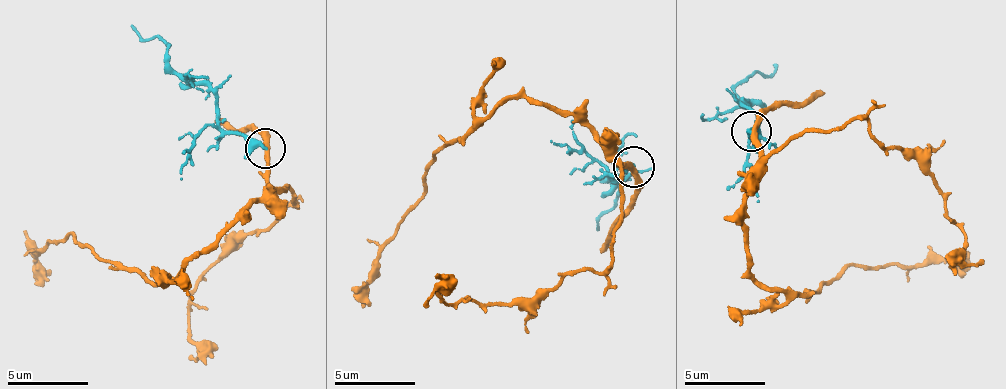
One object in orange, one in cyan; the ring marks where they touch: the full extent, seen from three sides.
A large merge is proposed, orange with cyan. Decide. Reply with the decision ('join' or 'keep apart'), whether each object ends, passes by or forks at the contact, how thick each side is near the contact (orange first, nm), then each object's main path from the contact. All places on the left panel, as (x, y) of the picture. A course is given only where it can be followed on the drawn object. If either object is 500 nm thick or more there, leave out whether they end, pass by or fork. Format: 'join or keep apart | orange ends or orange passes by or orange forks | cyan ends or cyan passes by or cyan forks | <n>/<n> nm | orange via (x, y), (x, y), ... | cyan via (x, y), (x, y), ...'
keep apart | orange passes by | cyan passes by | 320/260 nm | orange via (267, 147), (267, 194), (196, 251), (174, 279), (150, 284), (70, 235), (48, 243), (36, 260) | cyan via (267, 147), (218, 125), (216, 98), (174, 69), (168, 50), (158, 38), (147, 41), (130, 25)

